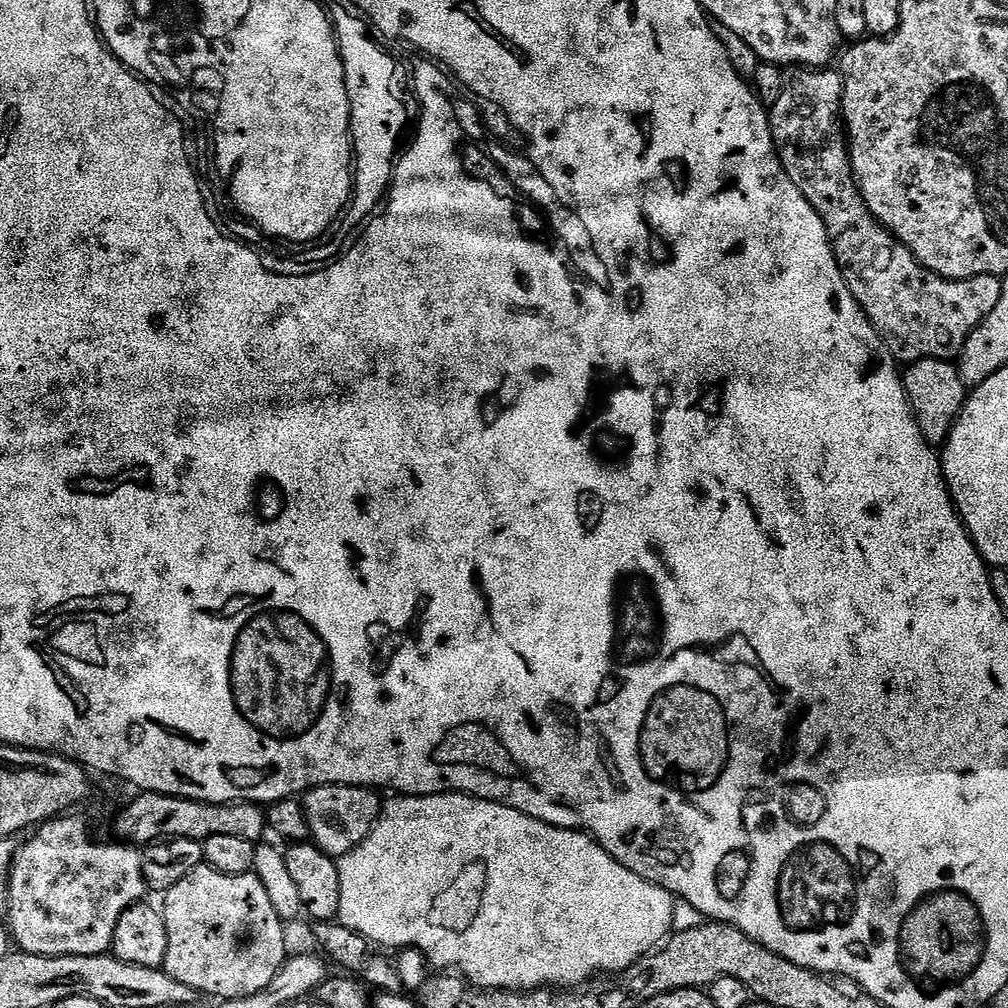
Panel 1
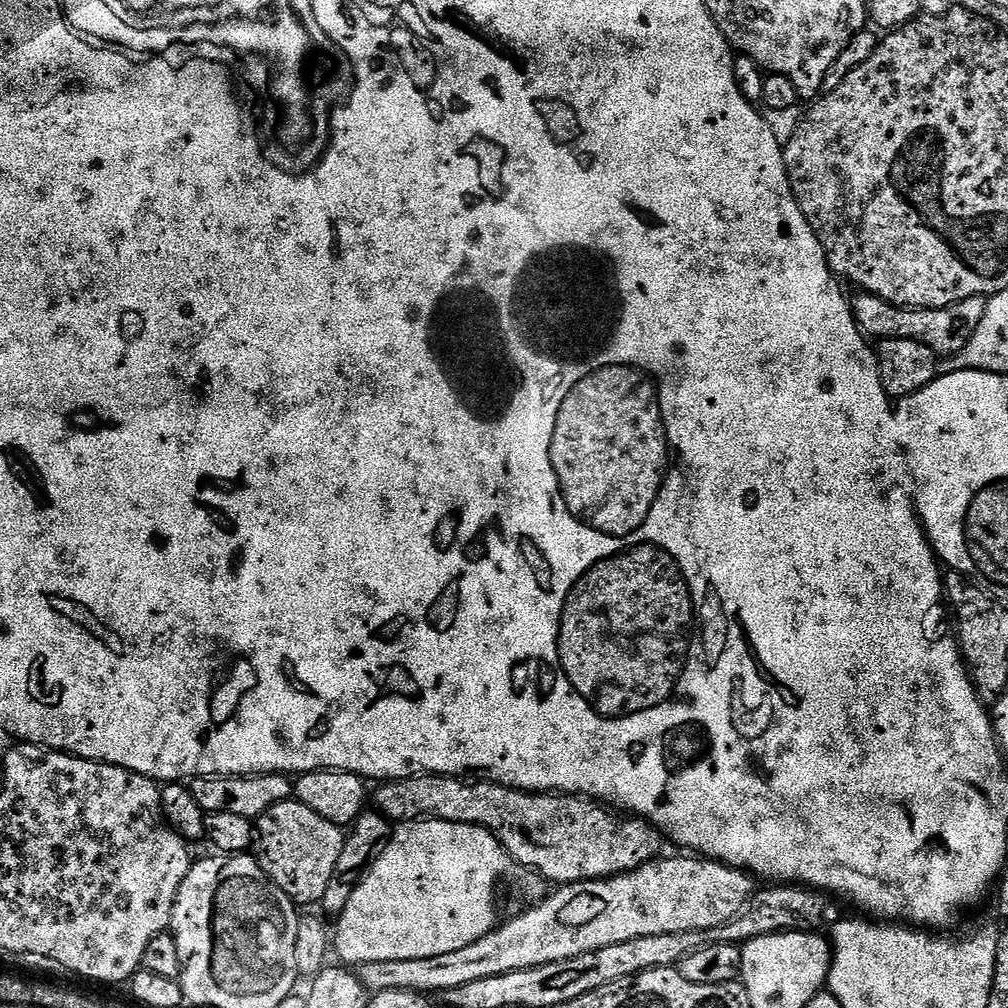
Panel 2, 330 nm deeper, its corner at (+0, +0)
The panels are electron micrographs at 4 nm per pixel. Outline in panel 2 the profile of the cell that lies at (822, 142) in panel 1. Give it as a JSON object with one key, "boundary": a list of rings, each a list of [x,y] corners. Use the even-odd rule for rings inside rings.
{"boundary":[[[860,294],[857,297],[857,300],[851,301],[852,314],[860,331],[869,339],[918,341],[942,358],[950,354],[957,355],[968,345],[969,338],[974,334],[974,330],[978,330],[978,322],[982,322],[988,309],[988,300],[983,296],[966,298],[960,304],[937,309],[898,308],[885,303],[877,296]],[[876,304],[880,304],[884,312],[876,312]]]}

